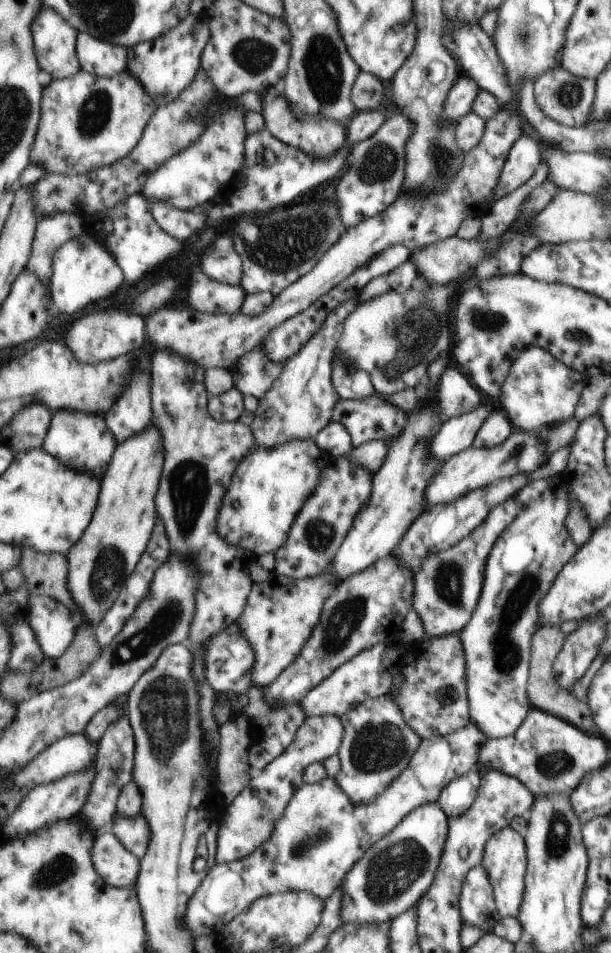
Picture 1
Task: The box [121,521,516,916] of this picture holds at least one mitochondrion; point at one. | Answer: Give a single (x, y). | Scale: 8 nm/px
(164, 708)

